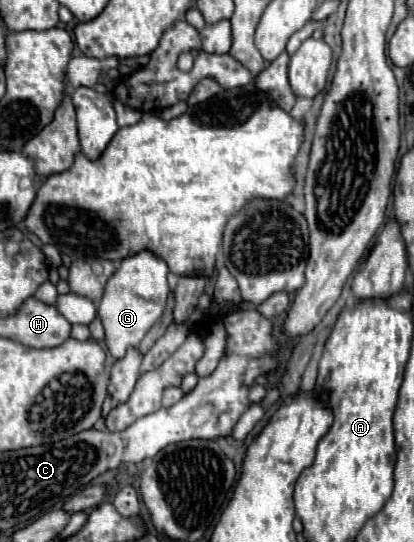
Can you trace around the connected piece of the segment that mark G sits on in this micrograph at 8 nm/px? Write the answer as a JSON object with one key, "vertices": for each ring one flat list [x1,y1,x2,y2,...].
{"vertices":[[143,250,131,258,125,258,119,270,109,278,105,294,99,302,99,318,105,326,105,344,113,358,123,358,129,348,137,348,149,328,163,316,169,294,167,274,167,264]]}

